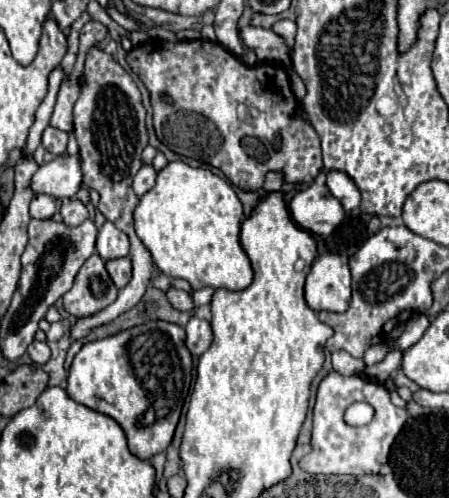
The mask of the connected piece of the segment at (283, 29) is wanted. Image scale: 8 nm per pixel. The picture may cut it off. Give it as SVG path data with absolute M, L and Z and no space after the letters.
M281 19L281 20L278 20L278 21L272 26L272 30L273 30L274 32L276 32L278 35L280 35L280 36L285 40L285 42L287 43L287 45L292 48L292 52L291 52L291 57L292 57L292 54L293 54L293 47L294 47L294 43L295 43L295 35L296 35L296 31L297 31L296 23L295 23L294 21L291 21L291 20L288 20L288 19Z

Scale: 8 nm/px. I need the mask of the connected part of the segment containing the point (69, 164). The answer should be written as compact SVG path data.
M56 156L52 162L42 164L38 172L32 178L32 190L34 192L46 192L54 198L72 198L78 188L82 186L82 168L80 168L80 156Z

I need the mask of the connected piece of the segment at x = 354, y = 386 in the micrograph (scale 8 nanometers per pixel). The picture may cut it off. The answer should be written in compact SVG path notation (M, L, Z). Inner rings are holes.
M330 372L318 386L314 404L314 428L312 428L312 452L300 460L300 468L310 474L378 474L380 466L388 462L390 446L394 444L398 432L408 420L404 408L396 408L390 402L388 390L380 382L364 380L362 376L342 376ZM352 402L368 402L374 406L376 414L368 426L352 428L344 424L344 410Z

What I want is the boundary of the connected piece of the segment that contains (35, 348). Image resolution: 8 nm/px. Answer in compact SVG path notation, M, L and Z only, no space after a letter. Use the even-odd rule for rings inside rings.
M34 340L34 342L28 346L28 356L32 358L34 364L44 366L44 364L50 360L50 348L48 348L46 342L38 342L38 340Z

